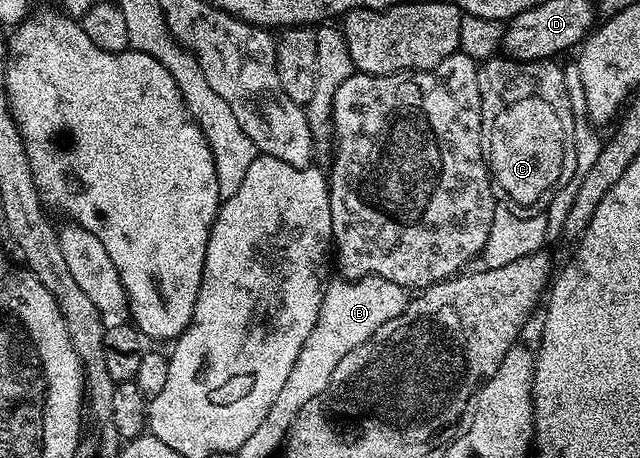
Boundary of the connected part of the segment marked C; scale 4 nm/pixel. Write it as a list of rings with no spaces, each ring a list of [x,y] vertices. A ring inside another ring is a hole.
[[[491,57],[479,64],[478,85],[482,101],[482,149],[495,194],[501,204],[521,213],[544,213],[560,187],[577,178],[576,115],[568,96],[568,83],[559,62],[552,59]]]

